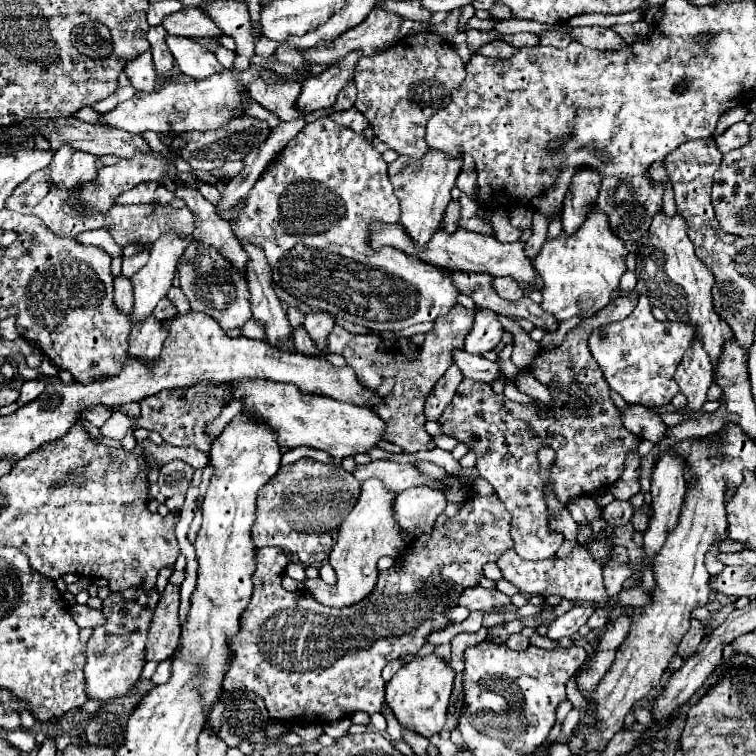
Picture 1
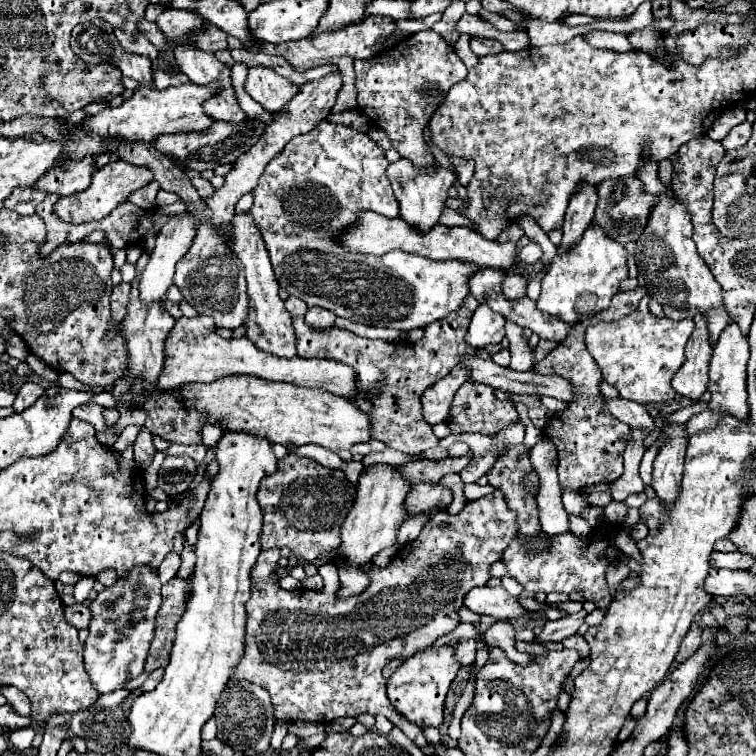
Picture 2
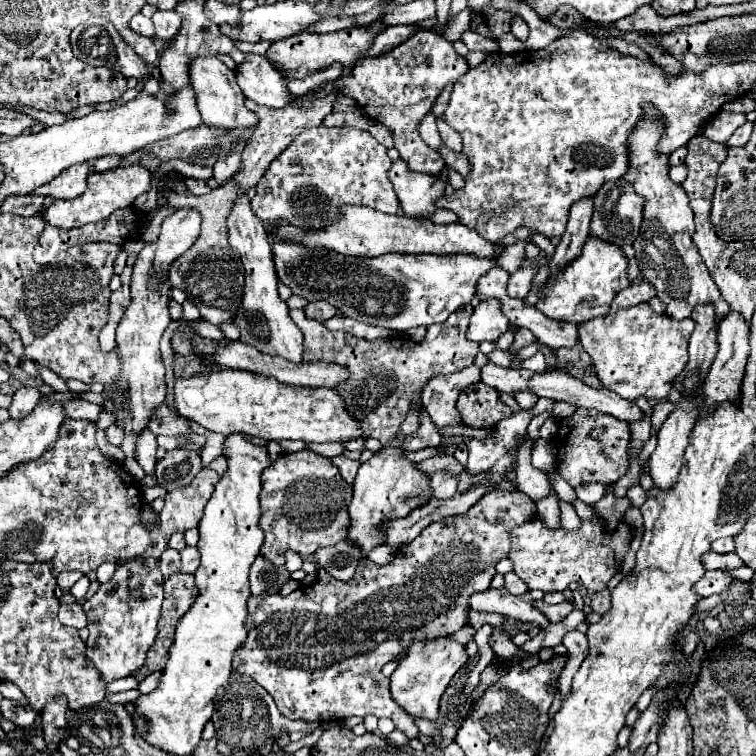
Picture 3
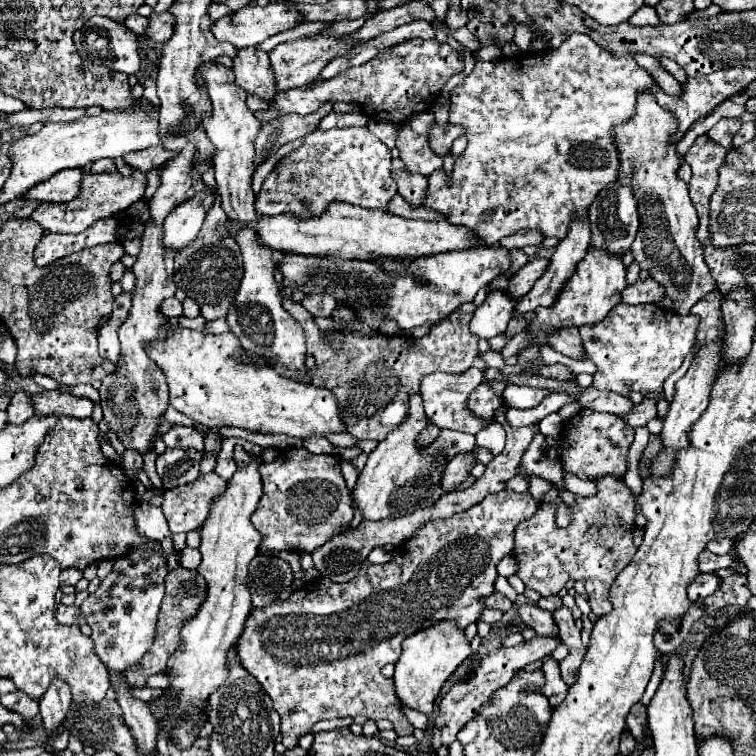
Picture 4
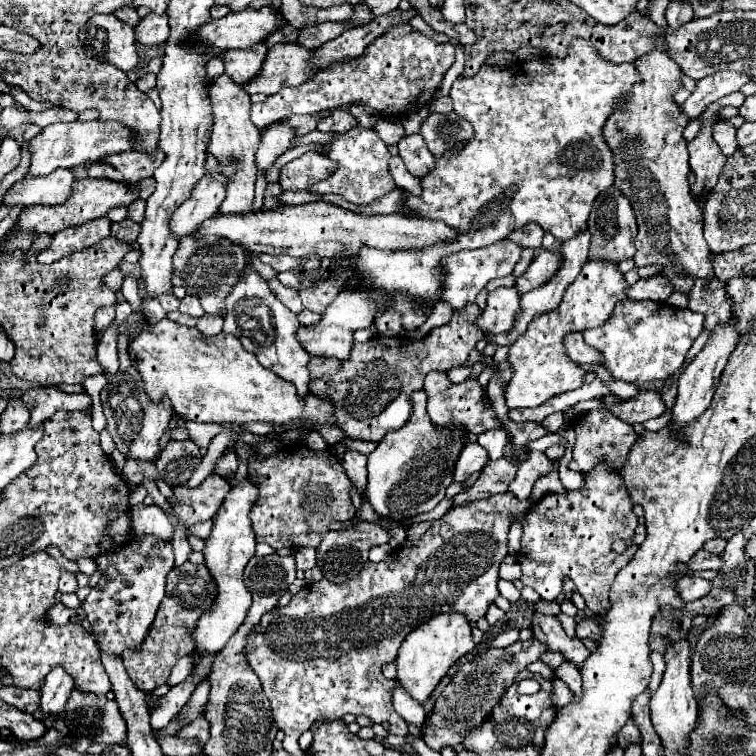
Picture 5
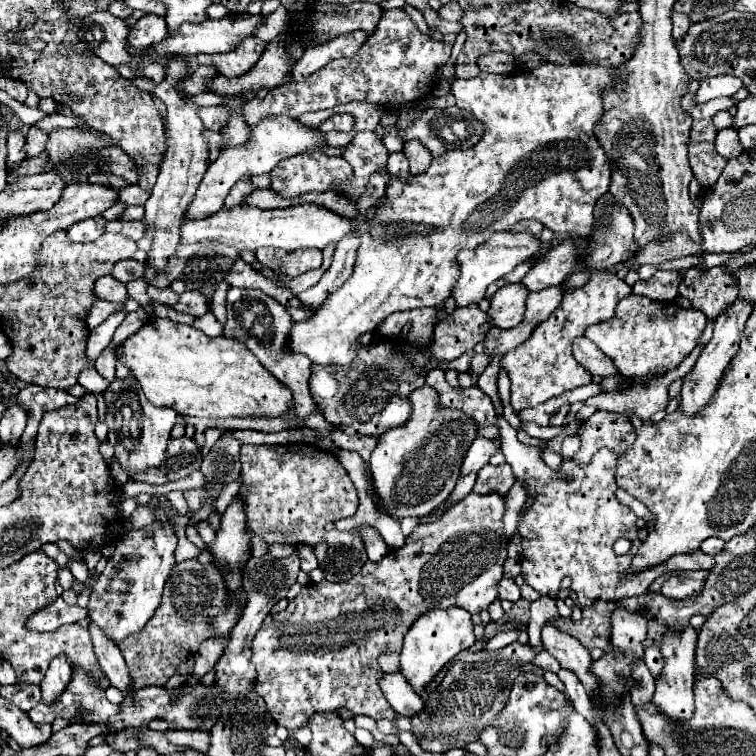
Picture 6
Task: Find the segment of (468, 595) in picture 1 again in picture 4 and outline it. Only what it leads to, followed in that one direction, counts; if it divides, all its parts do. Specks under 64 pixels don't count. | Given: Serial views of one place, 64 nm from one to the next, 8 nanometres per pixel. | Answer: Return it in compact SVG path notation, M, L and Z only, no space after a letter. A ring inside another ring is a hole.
M492 592L490 596L482 598L482 604L486 608L494 608L494 610L502 610L502 612L514 610L514 602L510 598L506 598L504 594L500 594L500 592ZM522 604L518 608L518 614L520 614L520 620L534 628L536 634L540 636L548 636L548 634L558 634L558 626L554 626L554 620L552 620L552 612L536 606L536 604Z

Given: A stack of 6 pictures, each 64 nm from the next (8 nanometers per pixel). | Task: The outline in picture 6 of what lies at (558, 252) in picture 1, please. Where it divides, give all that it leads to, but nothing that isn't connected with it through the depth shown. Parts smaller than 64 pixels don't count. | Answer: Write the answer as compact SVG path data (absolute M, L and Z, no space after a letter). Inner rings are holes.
M592 270L588 282L582 288L566 290L558 310L554 310L548 320L540 322L526 342L522 342L502 358L502 366L508 370L512 382L510 406L518 412L522 408L538 406L552 396L560 396L566 390L590 384L592 376L572 358L570 342L576 336L582 336L588 326L610 320L616 304L630 292L632 288L622 278L604 270Z

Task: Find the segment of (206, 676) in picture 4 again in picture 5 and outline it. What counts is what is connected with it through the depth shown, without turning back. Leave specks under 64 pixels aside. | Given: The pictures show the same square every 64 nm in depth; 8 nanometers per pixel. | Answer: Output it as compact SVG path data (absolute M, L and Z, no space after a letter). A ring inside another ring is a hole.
M246 476L236 486L230 488L222 506L218 508L216 516L212 518L212 532L204 540L206 542L204 550L202 550L204 552L204 566L208 568L210 576L214 578L218 592L216 592L216 598L212 602L210 610L206 610L198 618L196 628L190 634L194 640L194 652L192 652L194 668L206 656L216 658L222 652L226 642L236 634L236 630L246 620L246 612L248 612L250 602L252 602L252 596L244 586L244 568L256 550L256 534L252 530L250 518L248 518L254 502L258 500L258 486L254 486L254 484L256 482L250 476Z

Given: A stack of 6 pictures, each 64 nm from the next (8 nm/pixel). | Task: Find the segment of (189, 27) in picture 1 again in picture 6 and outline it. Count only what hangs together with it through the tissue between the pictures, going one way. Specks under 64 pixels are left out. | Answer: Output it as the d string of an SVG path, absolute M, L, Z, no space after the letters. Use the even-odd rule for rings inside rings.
M144 14L134 28L130 30L130 46L134 48L150 48L166 38L166 20L164 16Z

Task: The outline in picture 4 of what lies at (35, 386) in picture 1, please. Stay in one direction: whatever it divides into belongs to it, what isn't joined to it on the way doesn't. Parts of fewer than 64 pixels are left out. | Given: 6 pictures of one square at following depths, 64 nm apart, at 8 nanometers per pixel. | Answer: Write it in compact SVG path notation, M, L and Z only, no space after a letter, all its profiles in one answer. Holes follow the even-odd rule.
M18 390L14 396L12 396L12 402L8 406L8 422L10 424L22 424L26 418L30 418L30 414L34 414L34 402L32 402L32 396L24 390Z

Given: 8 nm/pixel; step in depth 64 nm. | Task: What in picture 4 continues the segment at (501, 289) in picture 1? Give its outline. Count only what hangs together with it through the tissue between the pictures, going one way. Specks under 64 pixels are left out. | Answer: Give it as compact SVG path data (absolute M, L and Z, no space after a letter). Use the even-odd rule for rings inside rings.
M534 258L530 260L526 266L522 266L512 278L510 278L510 284L508 284L508 294L512 298L522 298L524 294L528 294L530 286L534 286L534 282L544 274L546 270L546 262L544 258Z

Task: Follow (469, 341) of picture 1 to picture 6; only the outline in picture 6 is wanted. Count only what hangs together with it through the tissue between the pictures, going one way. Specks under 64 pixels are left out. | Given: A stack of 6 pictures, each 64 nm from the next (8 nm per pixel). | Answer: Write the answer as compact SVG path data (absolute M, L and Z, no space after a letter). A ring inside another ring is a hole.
M508 284L508 286L500 288L490 300L488 322L500 330L518 326L518 322L522 322L524 310L526 310L526 306L524 306L526 294L528 294L528 290L522 284Z

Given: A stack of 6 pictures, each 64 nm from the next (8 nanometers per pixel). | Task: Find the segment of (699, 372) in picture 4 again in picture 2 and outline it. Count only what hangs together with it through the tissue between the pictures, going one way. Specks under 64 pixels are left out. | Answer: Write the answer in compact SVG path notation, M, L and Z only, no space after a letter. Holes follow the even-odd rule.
M664 426L670 440L664 444L664 448L658 452L654 460L654 472L652 472L652 488L656 490L656 496L664 506L676 502L680 490L682 490L682 472L684 472L684 452L686 452L686 434L682 434L682 426Z

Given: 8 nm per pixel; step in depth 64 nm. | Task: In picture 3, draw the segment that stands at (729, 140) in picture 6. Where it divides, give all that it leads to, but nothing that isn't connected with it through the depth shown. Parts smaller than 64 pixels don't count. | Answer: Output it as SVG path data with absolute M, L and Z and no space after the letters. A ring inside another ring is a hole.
M720 110L714 120L706 126L704 136L714 140L714 142L726 142L726 138L730 138L730 134L742 126L746 122L746 114L744 112L728 112L728 110Z

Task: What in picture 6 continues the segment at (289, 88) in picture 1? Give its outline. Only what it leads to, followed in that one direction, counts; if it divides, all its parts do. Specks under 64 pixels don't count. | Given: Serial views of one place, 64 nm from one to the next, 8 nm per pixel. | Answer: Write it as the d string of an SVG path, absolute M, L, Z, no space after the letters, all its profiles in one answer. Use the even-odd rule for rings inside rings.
M250 38L238 46L234 52L224 54L198 54L200 64L214 64L226 78L238 78L246 74L266 50L266 42L260 38Z

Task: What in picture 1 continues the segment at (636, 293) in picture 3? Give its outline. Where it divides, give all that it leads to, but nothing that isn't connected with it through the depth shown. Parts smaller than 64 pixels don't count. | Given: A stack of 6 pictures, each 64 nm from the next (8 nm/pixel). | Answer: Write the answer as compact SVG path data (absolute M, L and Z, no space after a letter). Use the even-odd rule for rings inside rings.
M630 294L626 298L618 296L614 302L610 302L606 308L602 308L598 314L594 314L592 318L586 318L582 324L572 328L558 348L540 350L536 354L536 358L530 364L530 372L540 384L548 386L548 390L552 394L550 406L542 404L538 400L532 404L518 404L518 402L508 400L504 394L496 394L492 390L492 386L486 382L476 382L476 380L464 378L454 394L454 400L438 418L438 424L444 434L466 444L476 454L478 476L492 484L496 496L504 502L506 510L512 514L514 550L524 560L552 558L552 556L556 556L558 548L564 544L564 536L550 528L548 496L544 492L544 488L548 484L540 476L542 466L536 458L540 448L552 448L556 452L556 458L550 464L550 468L544 470L544 476L550 478L554 498L556 498L556 502L560 502L562 508L566 508L574 498L594 496L602 490L608 490L626 470L626 456L630 452L638 450L640 438L636 434L632 434L630 430L626 430L626 426L622 422L622 412L616 408L614 400L610 398L610 386L602 378L602 370L598 370L598 364L594 362L590 348L588 348L588 336L592 334L592 330L606 326L610 322L616 322L616 320L624 320L636 308L636 302L638 302L638 294Z

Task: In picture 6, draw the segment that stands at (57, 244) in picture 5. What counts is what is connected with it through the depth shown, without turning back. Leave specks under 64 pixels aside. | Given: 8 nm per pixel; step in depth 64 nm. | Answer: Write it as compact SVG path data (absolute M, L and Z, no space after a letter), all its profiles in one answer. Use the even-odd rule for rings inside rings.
M102 216L76 222L74 226L70 226L70 228L66 230L70 242L80 242L80 244L94 242L94 240L100 238L104 232L106 232L106 220L104 220Z

